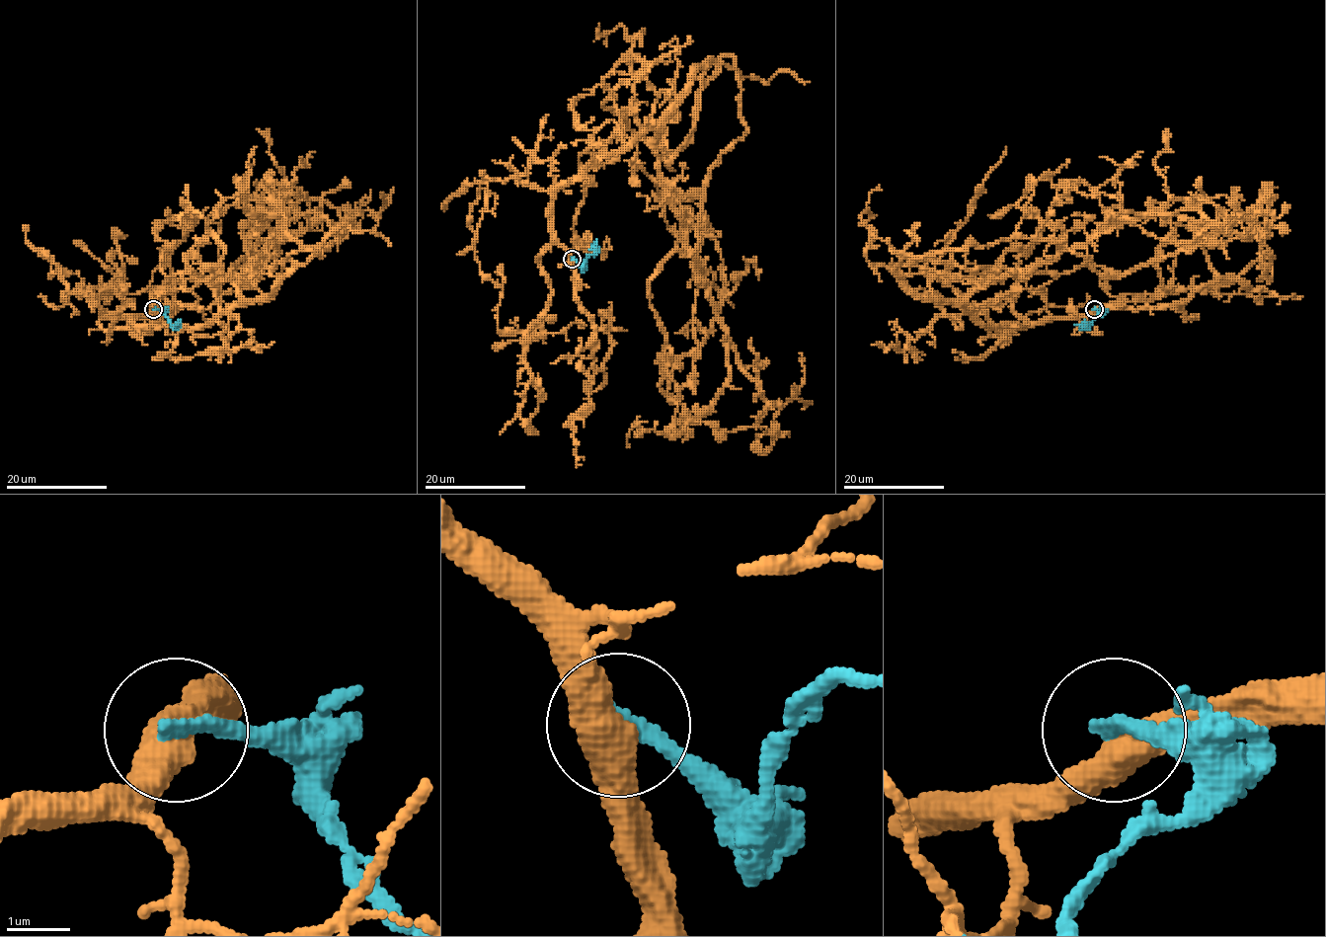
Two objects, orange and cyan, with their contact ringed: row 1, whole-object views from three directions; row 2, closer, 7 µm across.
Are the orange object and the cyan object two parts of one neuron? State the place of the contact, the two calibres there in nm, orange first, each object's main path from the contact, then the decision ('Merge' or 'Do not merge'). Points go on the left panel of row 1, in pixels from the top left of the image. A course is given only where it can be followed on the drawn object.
Place: (153, 309). Thickness 500 nm (orange) against 240 nm. Course of orange: (153, 308), (135, 324), (207, 326), (281, 226), (306, 214), (309, 227), (224, 273), (208, 214). Course of cyan: (153, 308), (159, 308), (176, 326), (177, 324). Do not merge

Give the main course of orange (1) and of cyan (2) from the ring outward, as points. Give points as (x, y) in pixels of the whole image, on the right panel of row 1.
1: (1094, 308), (985, 326), (966, 302), (986, 276), (1146, 214), (1254, 235), (1265, 273), (1258, 225), (1283, 214)
2: (1094, 308), (1100, 314), (1088, 326), (1075, 324)

